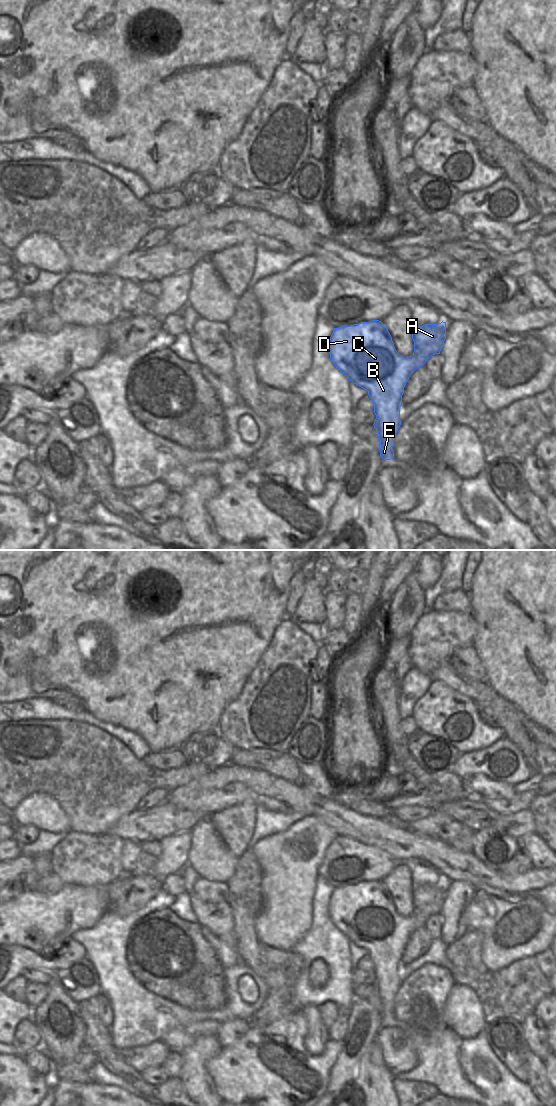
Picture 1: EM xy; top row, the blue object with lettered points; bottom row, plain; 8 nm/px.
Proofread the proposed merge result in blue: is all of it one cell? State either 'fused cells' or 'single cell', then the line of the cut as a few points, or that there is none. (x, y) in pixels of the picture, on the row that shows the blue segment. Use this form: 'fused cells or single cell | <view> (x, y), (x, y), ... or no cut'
single cell | no cut

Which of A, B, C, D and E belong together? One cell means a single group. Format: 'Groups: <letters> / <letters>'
Groups: A B C D E.

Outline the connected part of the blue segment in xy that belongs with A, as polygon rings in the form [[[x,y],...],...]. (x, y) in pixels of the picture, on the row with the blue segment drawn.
[[[379,320],[334,328],[328,351],[336,368],[368,391],[374,403],[374,428],[380,439],[380,456],[394,458],[394,437],[401,425],[400,407],[410,375],[435,354],[446,339],[446,322],[412,330],[414,352],[407,358],[395,349],[386,326]]]

